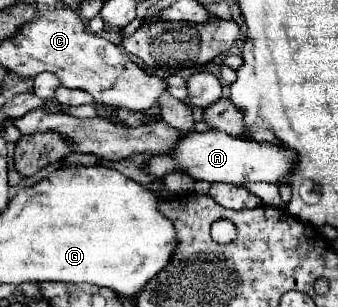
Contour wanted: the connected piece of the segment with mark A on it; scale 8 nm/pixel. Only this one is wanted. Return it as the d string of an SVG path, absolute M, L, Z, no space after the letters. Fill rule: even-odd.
M204 131L204 133L186 133L180 137L178 145L170 153L152 155L146 163L146 173L162 179L168 173L182 171L194 181L208 181L208 183L230 183L230 185L244 185L248 181L266 181L274 183L280 189L280 197L284 203L290 201L290 187L282 185L280 179L290 173L294 167L294 153L280 145L270 143L256 143L244 137L230 137L218 131Z

